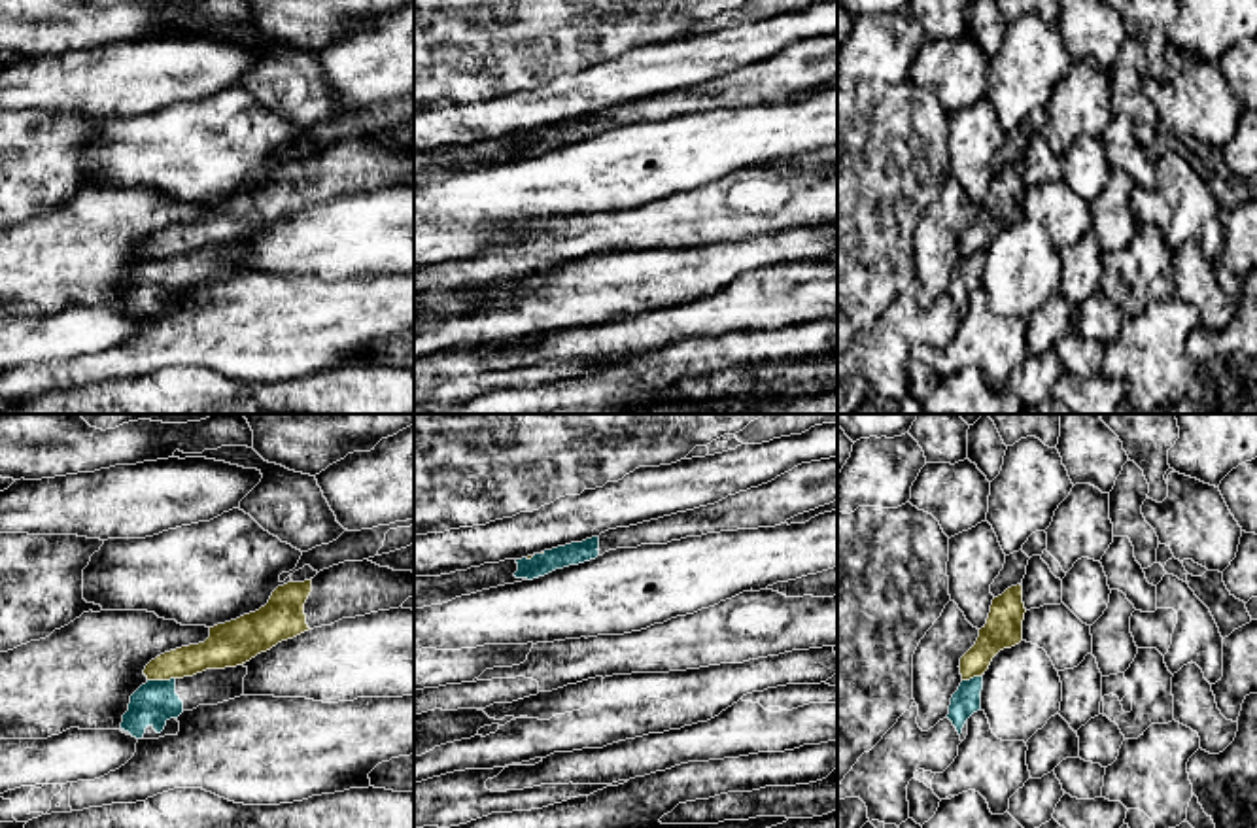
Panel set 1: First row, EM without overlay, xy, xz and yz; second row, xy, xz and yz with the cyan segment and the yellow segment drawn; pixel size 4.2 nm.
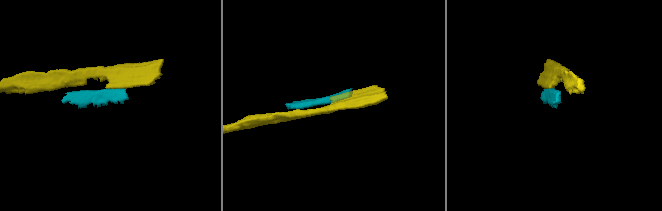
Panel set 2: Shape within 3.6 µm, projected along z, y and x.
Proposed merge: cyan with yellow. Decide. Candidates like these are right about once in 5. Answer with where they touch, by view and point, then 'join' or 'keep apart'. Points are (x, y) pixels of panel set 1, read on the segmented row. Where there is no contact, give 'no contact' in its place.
contact xy (161, 681); keep apart

